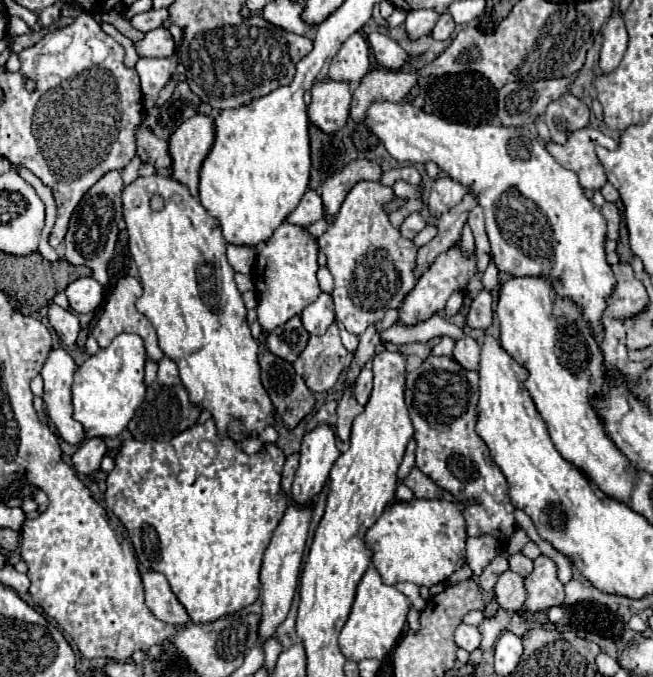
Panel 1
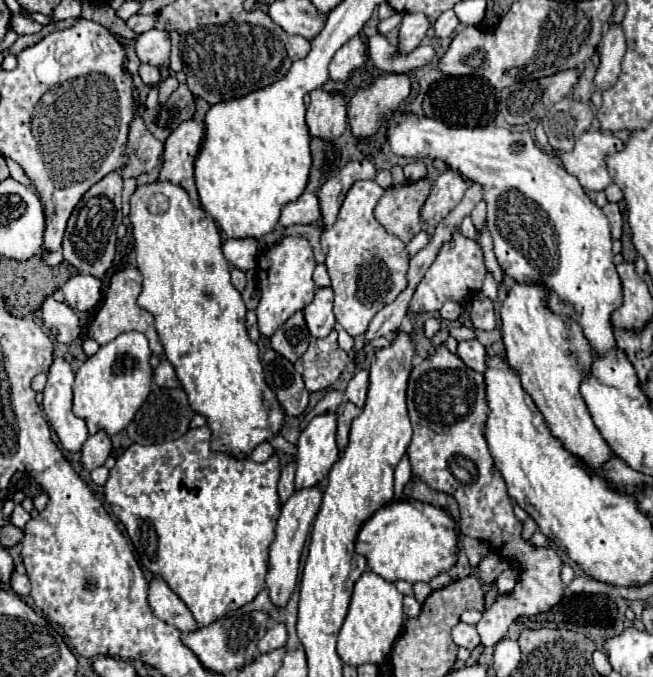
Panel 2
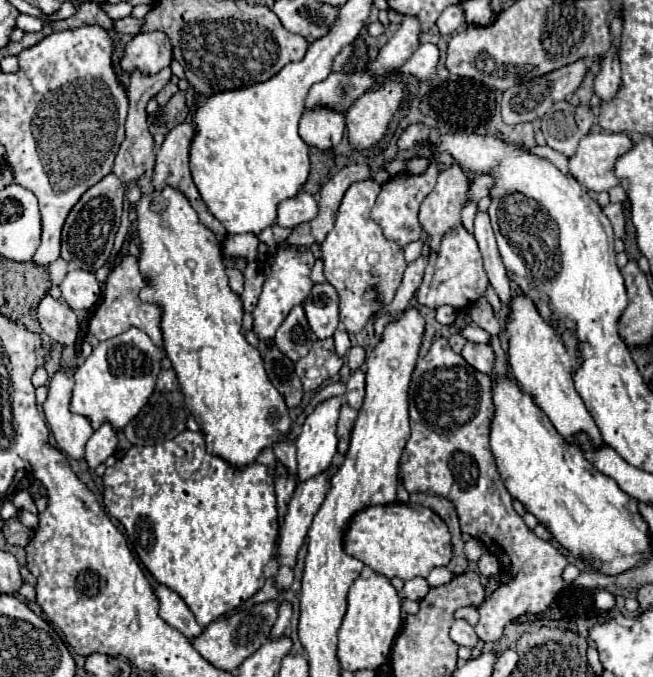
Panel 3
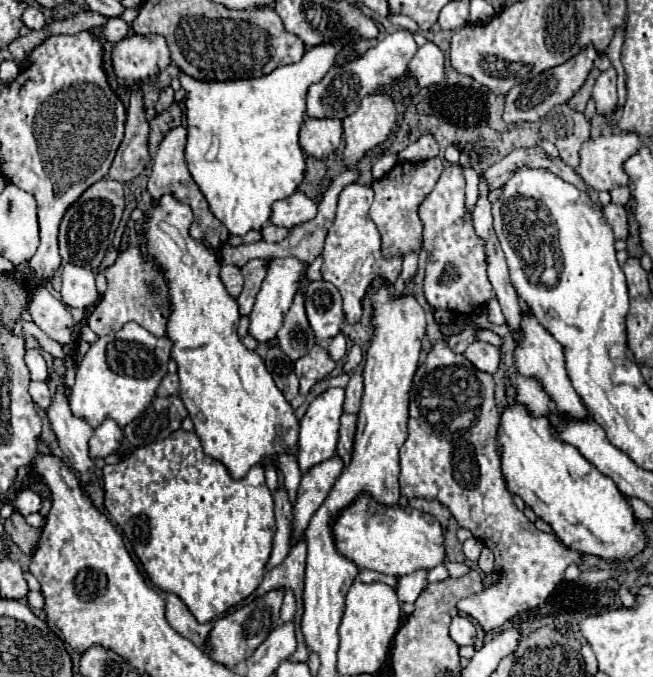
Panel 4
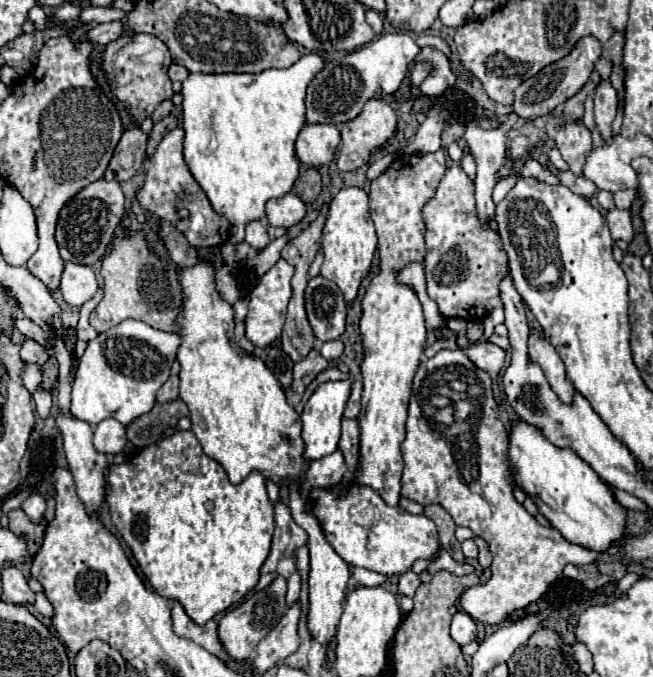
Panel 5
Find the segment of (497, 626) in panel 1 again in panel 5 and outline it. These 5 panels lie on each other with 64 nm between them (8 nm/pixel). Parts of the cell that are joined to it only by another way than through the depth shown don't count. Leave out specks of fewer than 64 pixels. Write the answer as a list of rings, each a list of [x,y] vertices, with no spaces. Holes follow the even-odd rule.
[[[440,350],[434,358],[420,364],[410,396],[406,440],[402,442],[402,496],[424,506],[440,504],[452,516],[456,526],[466,526],[488,542],[494,556],[490,566],[492,578],[486,584],[466,590],[460,600],[462,610],[486,626],[500,624],[516,608],[526,608],[530,602],[536,602],[548,586],[562,576],[566,564],[592,564],[602,554],[570,544],[558,530],[540,526],[536,518],[528,514],[520,502],[516,502],[512,494],[514,476],[510,472],[508,446],[508,432],[498,418],[498,404],[492,394],[492,380],[484,370],[474,366],[464,350]]]

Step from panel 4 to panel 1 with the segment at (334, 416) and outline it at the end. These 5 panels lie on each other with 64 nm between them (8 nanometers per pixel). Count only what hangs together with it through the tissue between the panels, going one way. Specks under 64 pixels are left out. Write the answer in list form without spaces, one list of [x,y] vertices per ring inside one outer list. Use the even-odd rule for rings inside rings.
[[[318,424],[312,432],[306,432],[300,444],[300,466],[292,484],[292,500],[300,504],[312,502],[328,480],[338,456],[336,432],[330,424]]]

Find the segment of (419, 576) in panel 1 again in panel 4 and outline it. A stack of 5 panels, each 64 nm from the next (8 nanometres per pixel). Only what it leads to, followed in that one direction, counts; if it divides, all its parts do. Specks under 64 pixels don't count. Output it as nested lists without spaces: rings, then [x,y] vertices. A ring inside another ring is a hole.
[[[358,494],[332,522],[332,536],[338,554],[354,562],[358,568],[376,570],[390,576],[406,576],[414,570],[430,570],[444,562],[442,526],[436,518],[410,506],[384,506],[370,494]]]

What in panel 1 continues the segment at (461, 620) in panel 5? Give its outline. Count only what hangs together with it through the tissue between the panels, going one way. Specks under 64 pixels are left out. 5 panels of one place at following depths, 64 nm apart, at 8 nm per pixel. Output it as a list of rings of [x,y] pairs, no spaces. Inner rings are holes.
[[[460,624],[454,632],[454,642],[468,650],[468,652],[474,652],[478,646],[480,646],[480,634],[478,634],[478,628],[476,626],[468,626],[468,624]]]

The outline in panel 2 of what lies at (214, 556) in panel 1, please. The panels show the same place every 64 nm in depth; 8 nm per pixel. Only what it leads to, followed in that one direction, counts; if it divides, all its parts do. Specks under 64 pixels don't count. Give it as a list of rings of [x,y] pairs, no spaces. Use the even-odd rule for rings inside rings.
[[[202,426],[196,430],[188,430],[182,438],[172,440],[172,442],[152,444],[152,446],[132,444],[128,450],[124,450],[124,454],[116,460],[116,466],[110,470],[110,476],[104,484],[104,500],[110,506],[110,510],[118,516],[118,520],[126,526],[128,536],[136,548],[136,554],[140,556],[140,562],[152,574],[160,576],[184,600],[184,604],[194,614],[194,618],[200,626],[208,626],[214,620],[228,614],[230,610],[238,610],[240,606],[254,600],[254,596],[264,588],[266,566],[268,566],[268,548],[270,548],[270,542],[274,540],[274,530],[276,530],[276,522],[278,522],[278,514],[280,514],[280,502],[278,502],[278,492],[276,492],[278,474],[280,474],[280,464],[278,464],[276,454],[268,462],[258,464],[250,458],[240,460],[240,458],[228,456],[224,452],[212,452],[210,450],[210,430],[208,430],[208,426]]]

